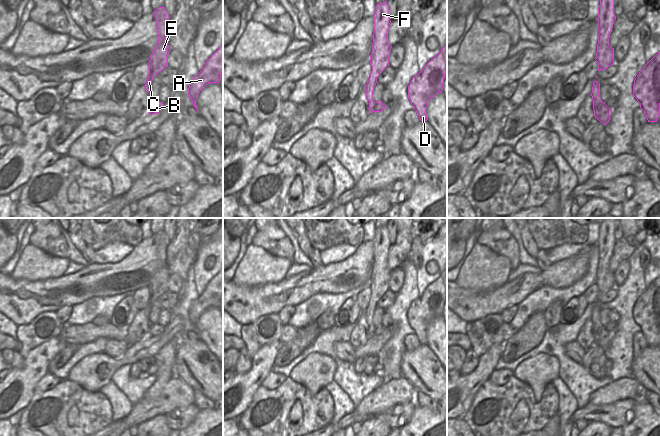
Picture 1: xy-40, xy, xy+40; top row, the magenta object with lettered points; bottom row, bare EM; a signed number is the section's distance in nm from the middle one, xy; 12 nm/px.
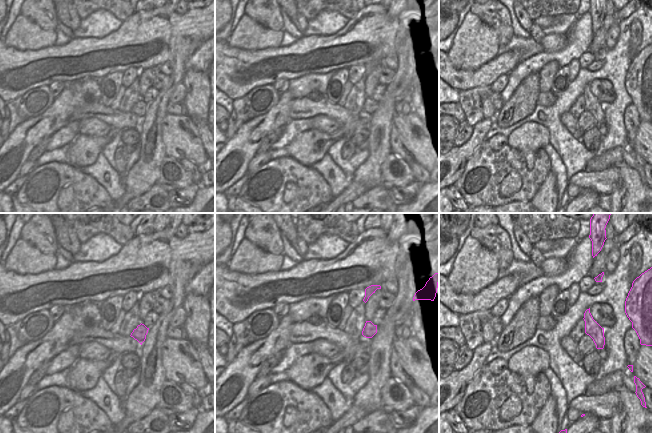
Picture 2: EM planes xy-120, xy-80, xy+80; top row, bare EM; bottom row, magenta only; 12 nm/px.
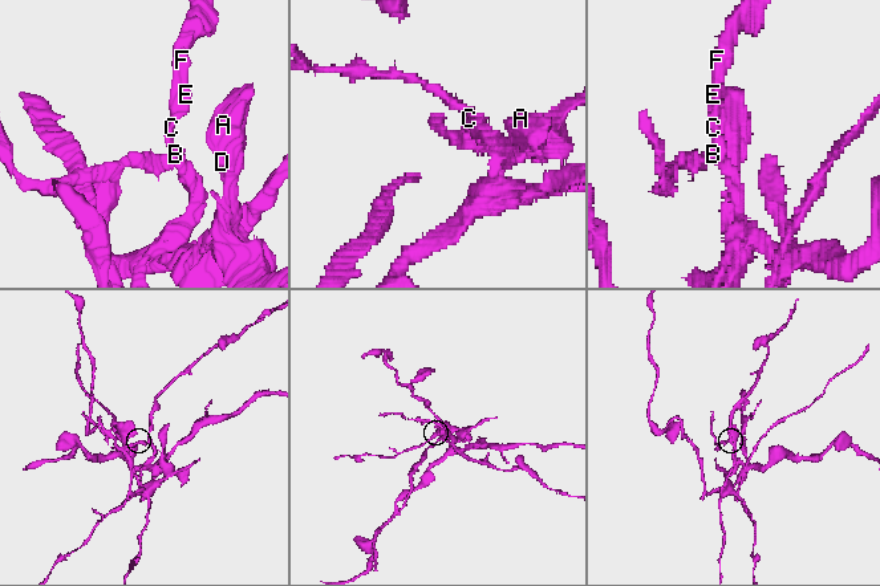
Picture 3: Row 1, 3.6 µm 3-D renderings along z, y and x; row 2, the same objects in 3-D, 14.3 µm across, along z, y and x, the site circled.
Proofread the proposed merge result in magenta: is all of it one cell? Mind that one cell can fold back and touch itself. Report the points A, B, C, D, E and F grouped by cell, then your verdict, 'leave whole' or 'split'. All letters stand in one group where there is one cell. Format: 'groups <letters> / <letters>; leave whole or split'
groups A C D E F / B; split

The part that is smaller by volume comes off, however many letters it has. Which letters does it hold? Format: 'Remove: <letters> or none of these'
Remove: B

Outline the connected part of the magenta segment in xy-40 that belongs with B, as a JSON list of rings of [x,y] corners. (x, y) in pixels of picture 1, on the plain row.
[[[159,324],[156,325],[150,325],[149,331],[148,331],[148,337],[150,339],[157,337],[159,338],[159,335],[162,334],[164,328],[161,327]]]

